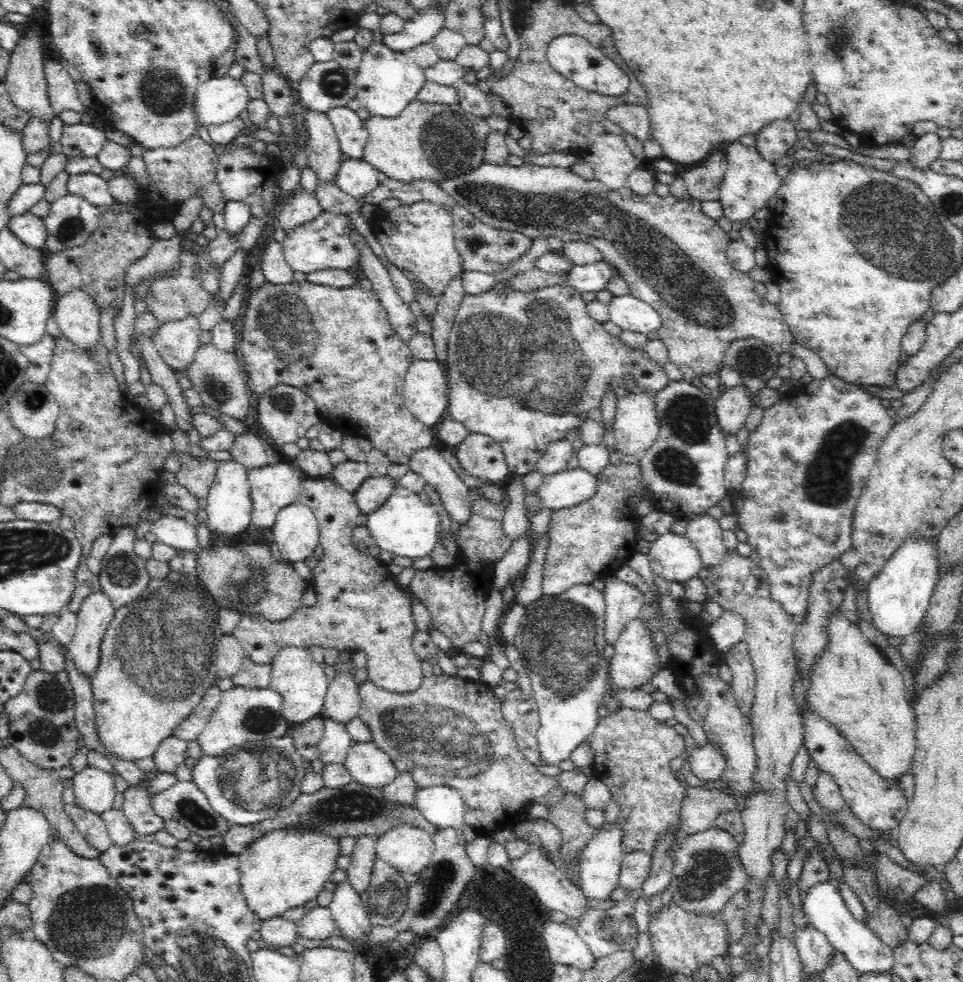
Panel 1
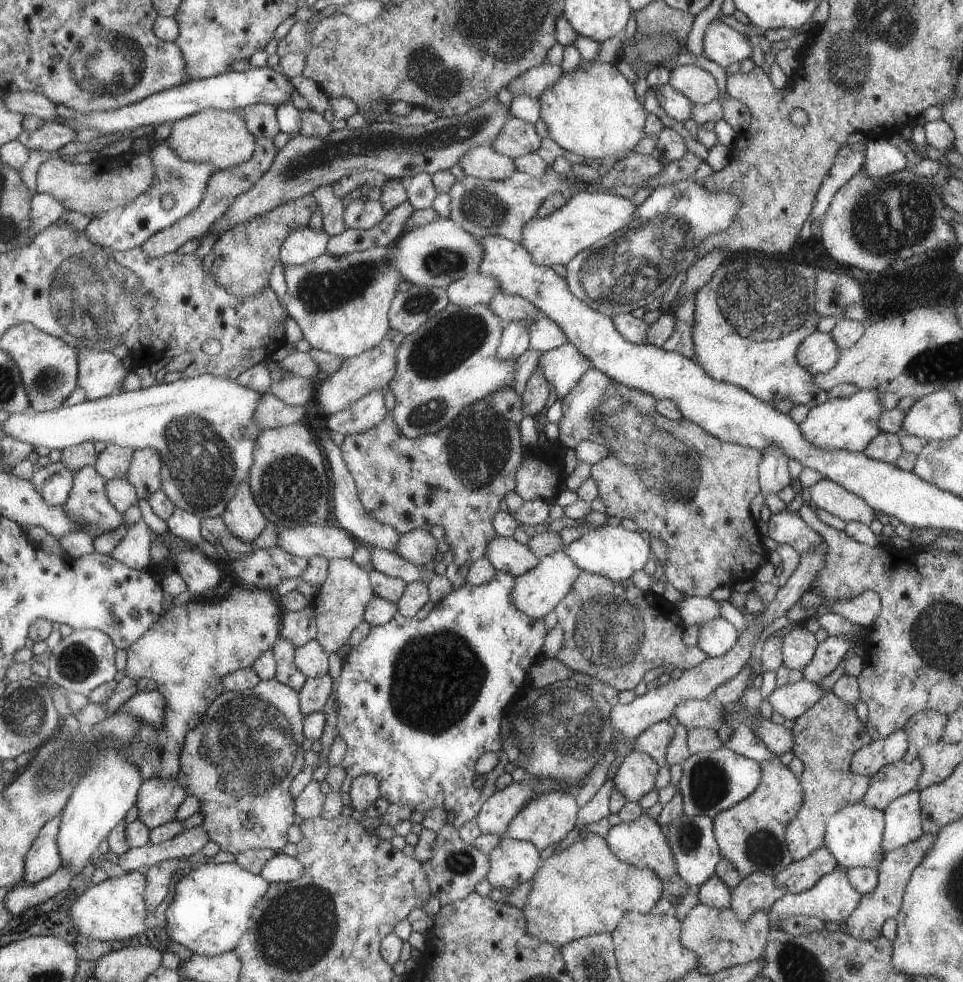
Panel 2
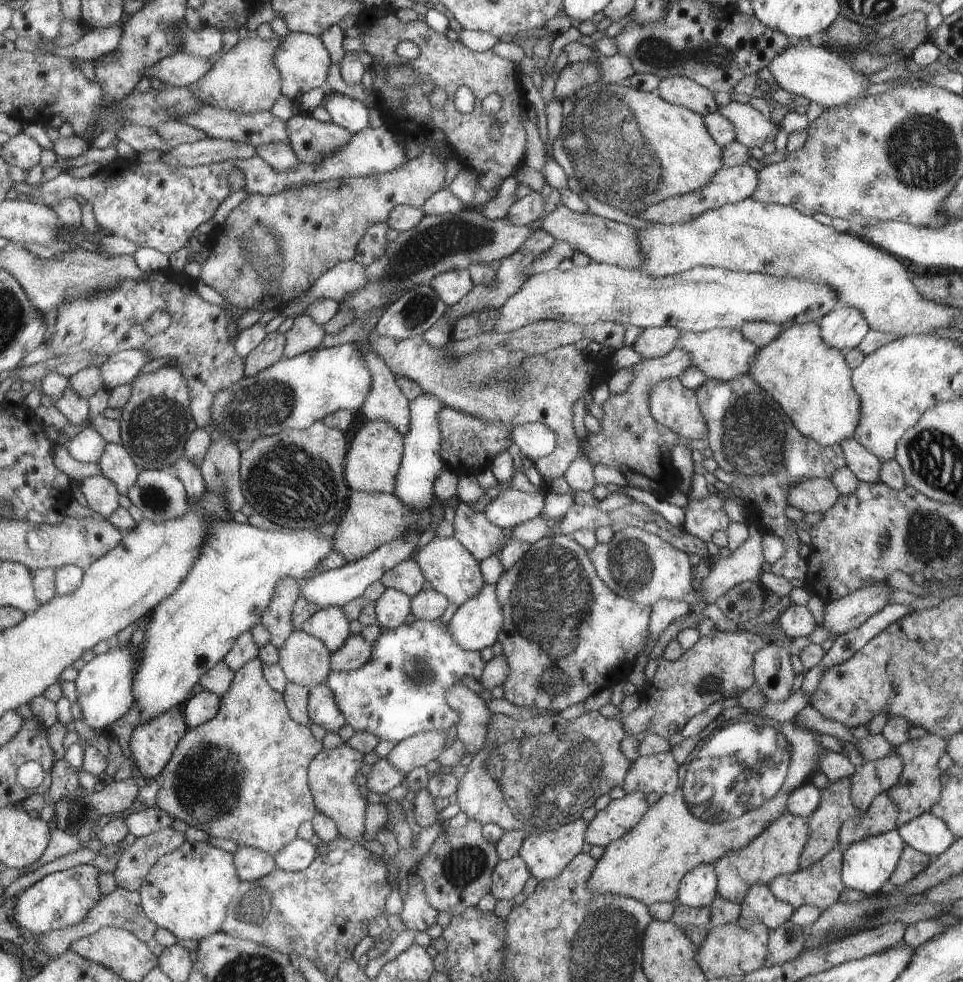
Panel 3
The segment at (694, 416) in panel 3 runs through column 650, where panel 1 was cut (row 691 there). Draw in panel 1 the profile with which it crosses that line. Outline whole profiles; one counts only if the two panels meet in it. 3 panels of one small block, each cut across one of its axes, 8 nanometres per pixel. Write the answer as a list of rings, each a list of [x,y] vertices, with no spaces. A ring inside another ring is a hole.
[[[332,478],[306,479],[302,482],[298,502],[309,506],[316,517],[319,529],[319,545],[324,555],[318,560],[312,571],[312,587],[317,602],[314,606],[302,606],[294,611],[290,618],[282,622],[270,622],[260,614],[245,615],[239,620],[233,635],[244,649],[246,657],[250,657],[256,664],[270,665],[275,654],[285,646],[298,646],[309,649],[311,646],[322,646],[324,649],[336,650],[364,650],[367,654],[366,668],[369,680],[384,691],[394,694],[406,694],[418,690],[422,686],[422,662],[418,657],[410,640],[414,634],[414,622],[410,615],[410,600],[399,580],[388,572],[379,558],[360,553],[354,545],[353,531],[358,526],[360,509],[354,502],[354,495],[344,490]]]

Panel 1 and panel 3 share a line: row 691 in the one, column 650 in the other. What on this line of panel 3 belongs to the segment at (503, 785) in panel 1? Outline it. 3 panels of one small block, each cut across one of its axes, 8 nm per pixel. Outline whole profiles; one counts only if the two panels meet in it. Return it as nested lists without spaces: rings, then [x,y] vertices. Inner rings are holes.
[[[673,347],[667,354],[652,359],[644,359],[631,366],[632,380],[621,393],[609,394],[601,404],[603,411],[599,419],[599,432],[591,434],[580,444],[580,453],[585,454],[591,466],[601,464],[617,470],[623,476],[626,486],[632,485],[649,492],[657,500],[665,500],[666,495],[677,490],[677,472],[672,466],[672,450],[676,448],[676,434],[666,426],[661,426],[650,412],[646,397],[652,384],[678,377],[687,366],[691,366],[692,358],[685,350]]]

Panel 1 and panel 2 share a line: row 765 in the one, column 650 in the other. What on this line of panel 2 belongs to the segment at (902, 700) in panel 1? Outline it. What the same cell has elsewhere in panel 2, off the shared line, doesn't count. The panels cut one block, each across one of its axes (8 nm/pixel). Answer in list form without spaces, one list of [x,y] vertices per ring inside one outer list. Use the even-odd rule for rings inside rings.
[[[587,833],[582,839],[576,839],[565,849],[553,853],[543,862],[543,866],[537,869],[531,879],[533,884],[531,884],[531,890],[522,907],[525,922],[527,922],[525,930],[528,930],[529,936],[535,940],[556,947],[562,947],[568,942],[597,934],[597,932],[609,932],[610,934],[625,912],[631,910],[641,914],[647,913],[659,900],[659,896],[664,895],[661,879],[657,878],[653,870],[635,868],[621,862],[612,853],[612,850],[609,850],[605,839],[593,833]]]

